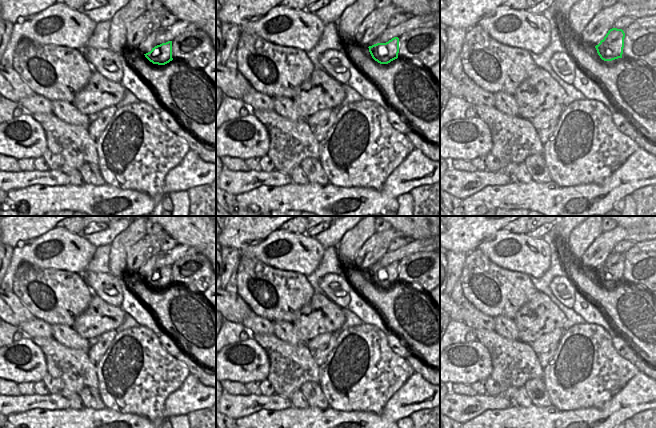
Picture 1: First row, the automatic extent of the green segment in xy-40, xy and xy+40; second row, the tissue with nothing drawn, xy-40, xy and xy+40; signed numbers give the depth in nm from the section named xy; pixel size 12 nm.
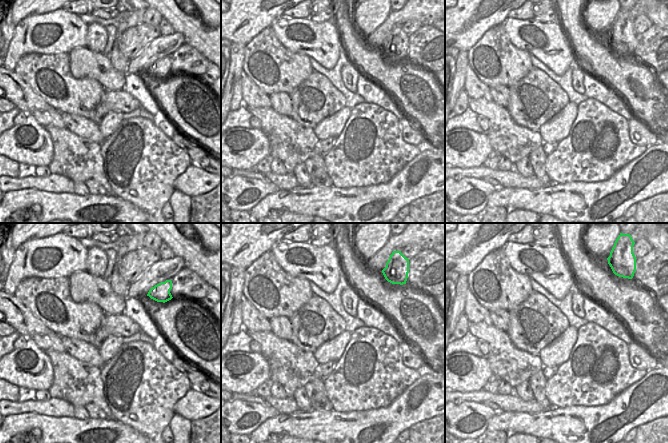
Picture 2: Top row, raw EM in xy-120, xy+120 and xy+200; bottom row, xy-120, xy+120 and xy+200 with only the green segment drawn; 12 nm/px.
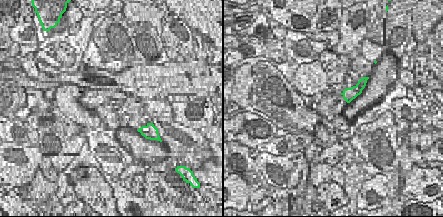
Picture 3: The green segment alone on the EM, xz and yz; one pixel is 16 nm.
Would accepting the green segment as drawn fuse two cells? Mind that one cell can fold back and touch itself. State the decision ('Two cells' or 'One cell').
Two cells

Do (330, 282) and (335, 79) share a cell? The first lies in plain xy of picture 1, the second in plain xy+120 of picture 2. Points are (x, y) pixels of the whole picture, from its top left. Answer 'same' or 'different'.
different

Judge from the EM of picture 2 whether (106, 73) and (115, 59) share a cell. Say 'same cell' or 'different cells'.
different cells

